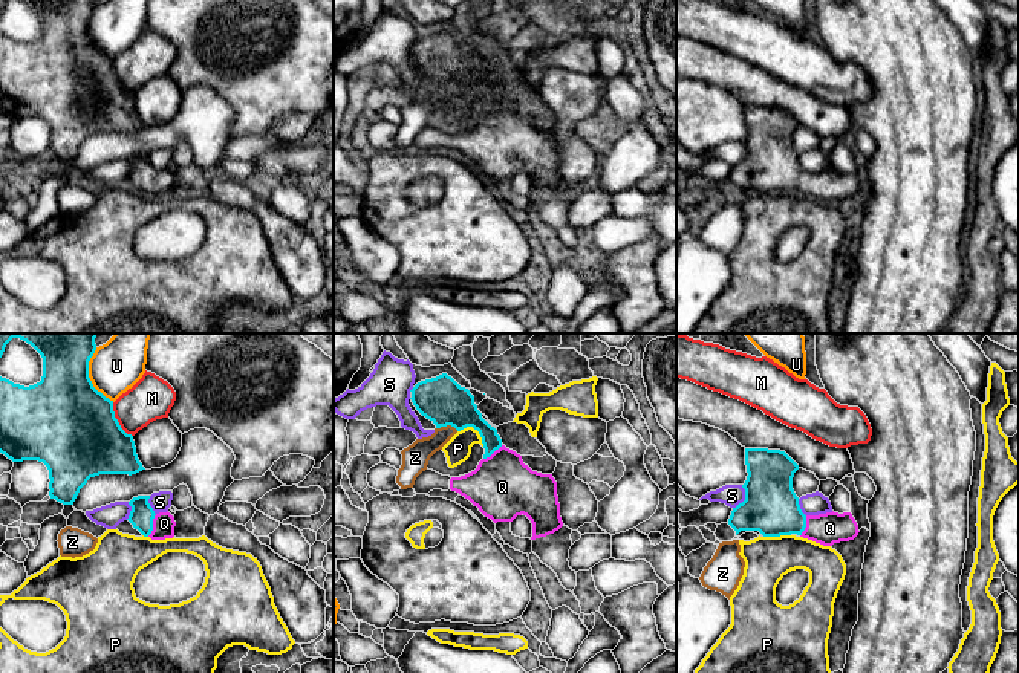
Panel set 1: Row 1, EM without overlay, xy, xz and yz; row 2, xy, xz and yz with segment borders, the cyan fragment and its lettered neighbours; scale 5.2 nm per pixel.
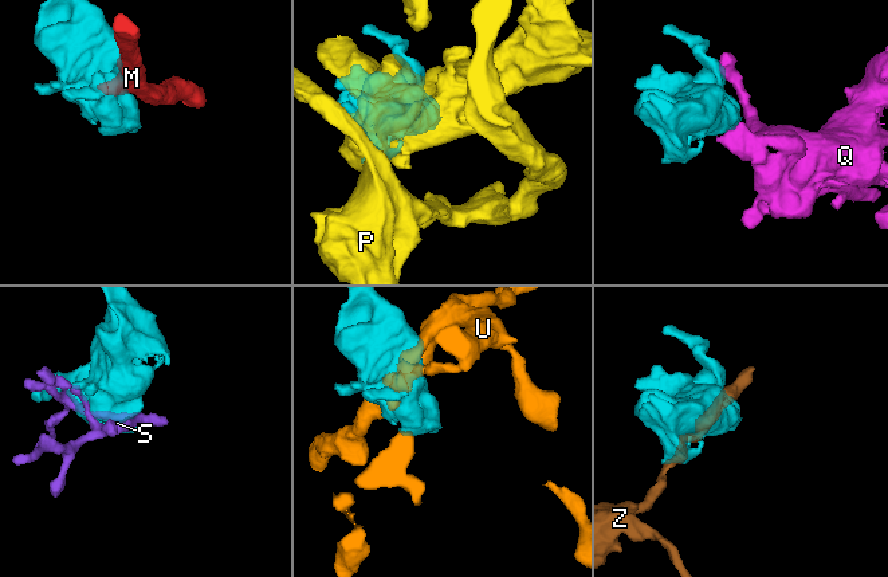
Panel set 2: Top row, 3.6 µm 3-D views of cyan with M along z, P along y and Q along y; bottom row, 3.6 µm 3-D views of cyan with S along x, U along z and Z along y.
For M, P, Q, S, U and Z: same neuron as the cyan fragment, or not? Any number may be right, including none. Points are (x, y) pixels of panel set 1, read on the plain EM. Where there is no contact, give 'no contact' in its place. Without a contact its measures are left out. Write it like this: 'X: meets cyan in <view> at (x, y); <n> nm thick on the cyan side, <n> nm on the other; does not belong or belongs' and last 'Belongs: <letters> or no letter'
M: meets cyan in xy at (117, 78); 480 nm thick on the cyan side, 220 nm on the other; does not belong
P: meets cyan in xz at (475, 86); 240 nm thick on the cyan side, 140 nm on the other; does not belong
Q: meets cyan in xy at (152, 182); 130 nm thick on the cyan side, 120 nm on the other; belongs
S: meets cyan in yz at (745, 155); 280 nm thick on the cyan side, 110 nm on the other; does not belong
U: meets cyan in xy at (87, 34); 460 nm thick on the cyan side, 260 nm on the other; does not belong
Z: meets cyan in xz at (447, 81); 240 nm thick on the cyan side, 140 nm on the other; does not belong
Belongs: Q

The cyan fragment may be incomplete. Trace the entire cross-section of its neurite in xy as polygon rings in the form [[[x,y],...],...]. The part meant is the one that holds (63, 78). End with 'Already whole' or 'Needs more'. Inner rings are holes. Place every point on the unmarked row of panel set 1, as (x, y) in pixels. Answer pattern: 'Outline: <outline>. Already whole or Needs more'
Outline: [[[28,0],[43,15],[41,38],[24,44],[0,34],[0,110],[12,119],[38,118],[49,127],[49,153],[73,162],[80,147],[99,132],[136,132],[142,127],[132,92],[127,92],[113,69],[113,58],[98,49],[89,35],[95,0]]]. Already whole

